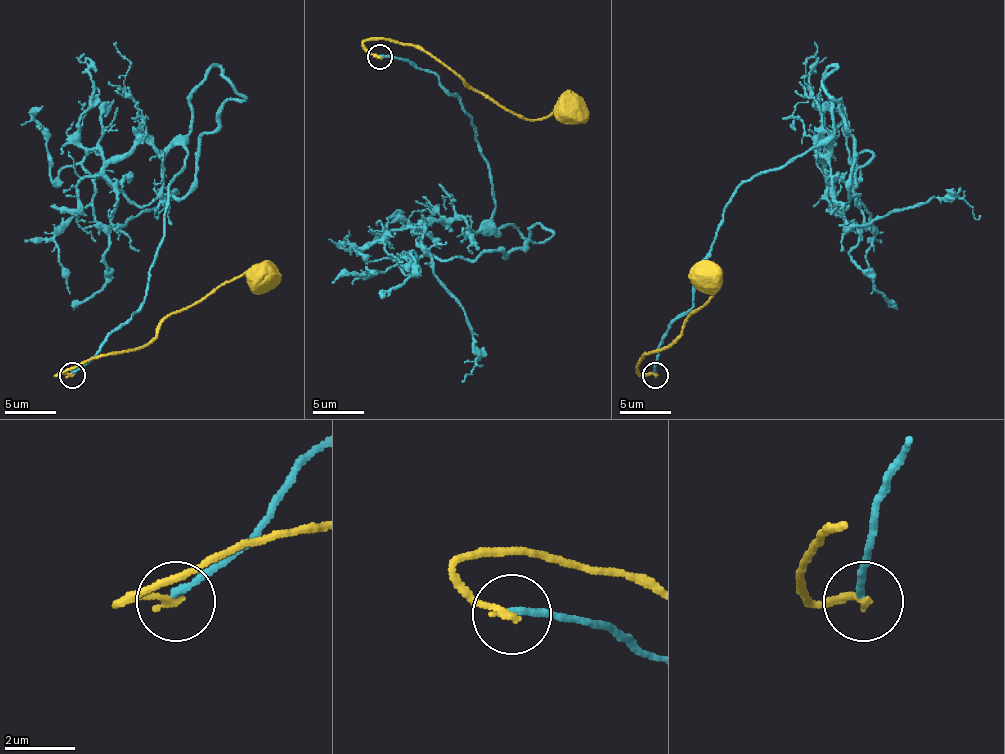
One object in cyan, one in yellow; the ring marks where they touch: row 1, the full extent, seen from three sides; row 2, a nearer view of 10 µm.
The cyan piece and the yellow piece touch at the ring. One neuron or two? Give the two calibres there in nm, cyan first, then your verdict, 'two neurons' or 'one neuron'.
200/170 nm | one neuron

